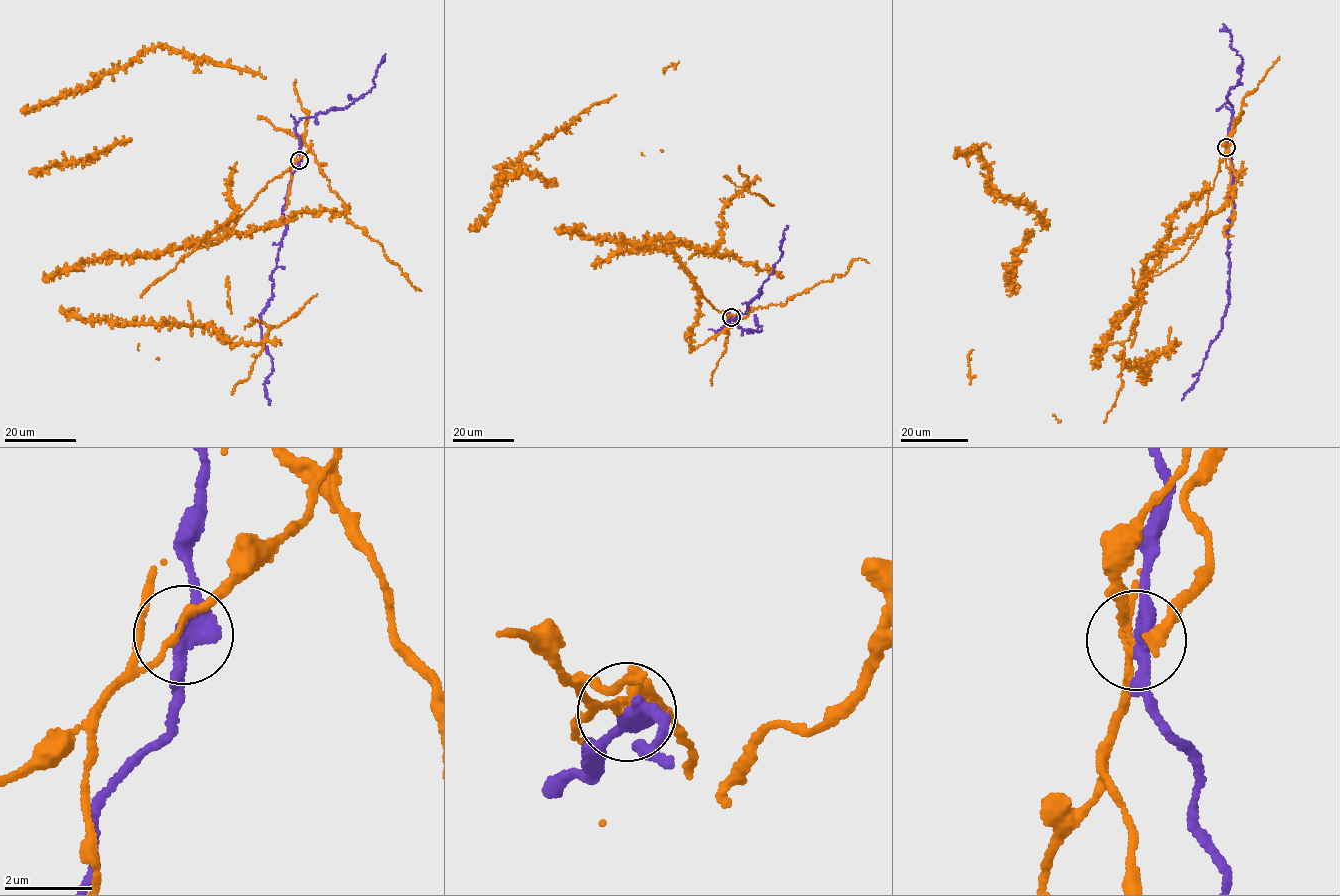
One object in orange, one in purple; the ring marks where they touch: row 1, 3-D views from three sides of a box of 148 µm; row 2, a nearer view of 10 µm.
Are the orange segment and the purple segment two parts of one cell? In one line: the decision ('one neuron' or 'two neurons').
two neurons

